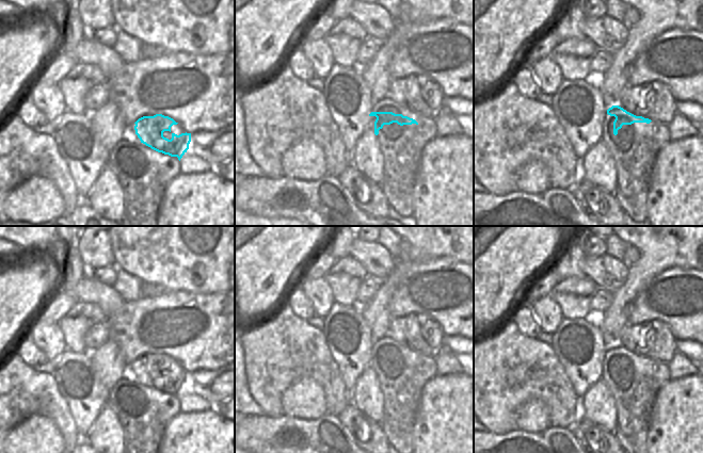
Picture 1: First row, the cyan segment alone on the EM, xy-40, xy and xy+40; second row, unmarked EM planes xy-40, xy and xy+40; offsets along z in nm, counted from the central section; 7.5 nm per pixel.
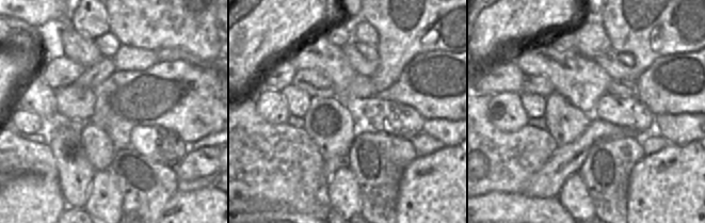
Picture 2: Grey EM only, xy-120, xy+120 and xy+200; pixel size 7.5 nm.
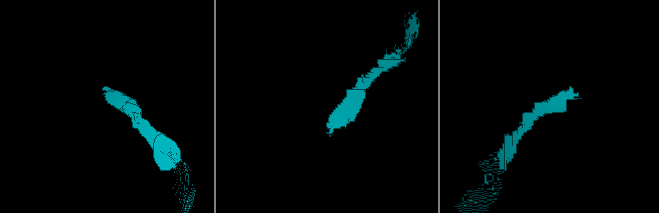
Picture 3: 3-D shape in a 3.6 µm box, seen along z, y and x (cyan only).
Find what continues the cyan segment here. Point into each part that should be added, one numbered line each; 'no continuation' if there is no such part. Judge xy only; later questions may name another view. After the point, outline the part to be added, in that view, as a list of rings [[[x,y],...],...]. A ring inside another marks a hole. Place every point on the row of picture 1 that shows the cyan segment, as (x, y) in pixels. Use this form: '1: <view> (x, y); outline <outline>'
1: xy (424, 112); outline [[[422,108],[420,112],[414,112],[414,111],[410,110],[402,115],[408,116],[410,118],[413,118],[414,115],[415,116],[422,116],[425,120],[427,120],[429,118],[429,112],[425,108]]]

